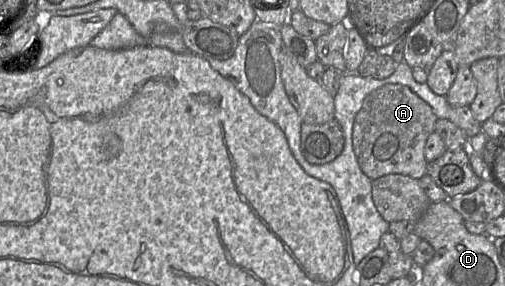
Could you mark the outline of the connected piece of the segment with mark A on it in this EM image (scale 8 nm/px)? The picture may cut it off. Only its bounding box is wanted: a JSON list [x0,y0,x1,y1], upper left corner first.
[353,83,438,180]

